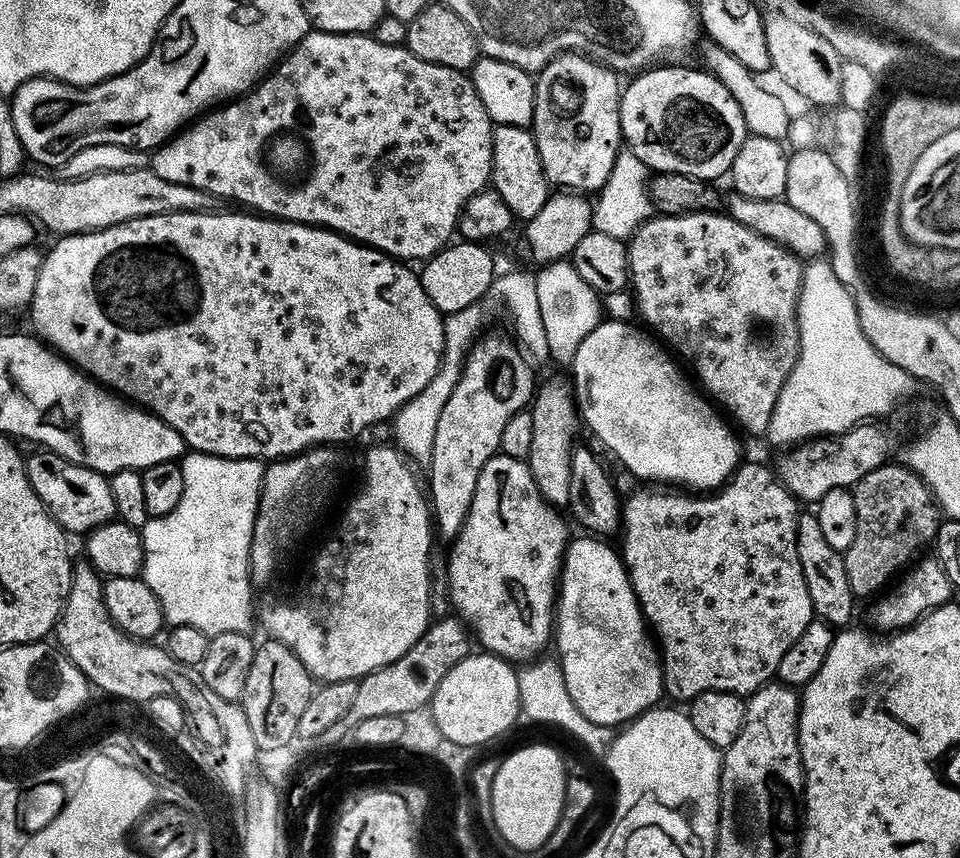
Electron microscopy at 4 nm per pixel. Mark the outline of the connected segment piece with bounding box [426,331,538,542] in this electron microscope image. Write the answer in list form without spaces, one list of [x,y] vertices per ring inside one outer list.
[[[487,332],[472,341],[472,347],[464,357],[464,369],[460,371],[458,382],[446,406],[442,406],[442,414],[438,414],[438,430],[434,430],[432,463],[427,469],[426,492],[430,497],[430,515],[435,531],[439,539],[441,536],[445,542],[455,540],[460,533],[470,510],[470,502],[474,498],[474,486],[478,486],[478,474],[482,474],[482,466],[486,466],[486,462],[490,462],[490,458],[500,452],[502,430],[506,422],[510,422],[516,412],[523,412],[529,407],[538,387],[538,380],[532,377],[533,365],[522,351],[521,345],[511,335],[508,337],[500,332]]]

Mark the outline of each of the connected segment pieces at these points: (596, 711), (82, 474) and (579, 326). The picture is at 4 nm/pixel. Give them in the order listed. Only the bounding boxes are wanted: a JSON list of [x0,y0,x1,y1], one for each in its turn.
[[554,535,664,726],[26,450,116,534],[535,259,602,362]]

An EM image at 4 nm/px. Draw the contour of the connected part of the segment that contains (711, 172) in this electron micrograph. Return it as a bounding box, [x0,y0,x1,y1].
[620,67,750,182]

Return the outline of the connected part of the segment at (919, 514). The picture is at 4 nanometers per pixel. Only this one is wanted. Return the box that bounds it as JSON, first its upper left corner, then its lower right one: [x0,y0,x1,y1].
[844,462,942,597]

